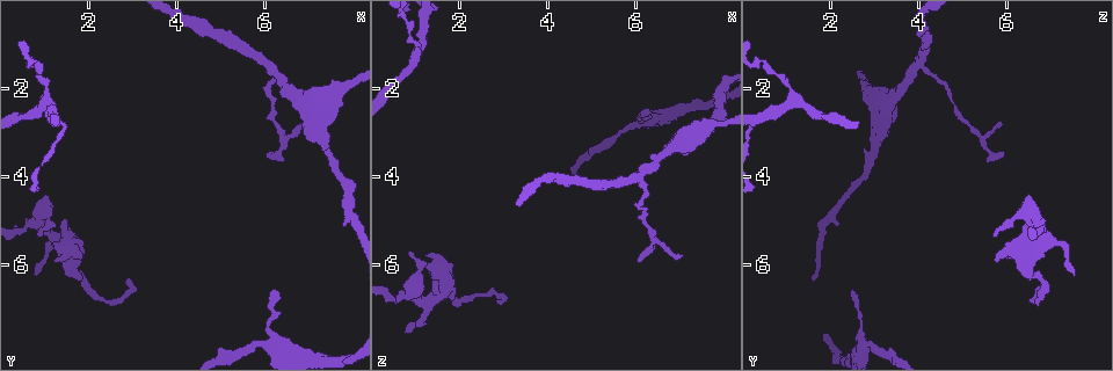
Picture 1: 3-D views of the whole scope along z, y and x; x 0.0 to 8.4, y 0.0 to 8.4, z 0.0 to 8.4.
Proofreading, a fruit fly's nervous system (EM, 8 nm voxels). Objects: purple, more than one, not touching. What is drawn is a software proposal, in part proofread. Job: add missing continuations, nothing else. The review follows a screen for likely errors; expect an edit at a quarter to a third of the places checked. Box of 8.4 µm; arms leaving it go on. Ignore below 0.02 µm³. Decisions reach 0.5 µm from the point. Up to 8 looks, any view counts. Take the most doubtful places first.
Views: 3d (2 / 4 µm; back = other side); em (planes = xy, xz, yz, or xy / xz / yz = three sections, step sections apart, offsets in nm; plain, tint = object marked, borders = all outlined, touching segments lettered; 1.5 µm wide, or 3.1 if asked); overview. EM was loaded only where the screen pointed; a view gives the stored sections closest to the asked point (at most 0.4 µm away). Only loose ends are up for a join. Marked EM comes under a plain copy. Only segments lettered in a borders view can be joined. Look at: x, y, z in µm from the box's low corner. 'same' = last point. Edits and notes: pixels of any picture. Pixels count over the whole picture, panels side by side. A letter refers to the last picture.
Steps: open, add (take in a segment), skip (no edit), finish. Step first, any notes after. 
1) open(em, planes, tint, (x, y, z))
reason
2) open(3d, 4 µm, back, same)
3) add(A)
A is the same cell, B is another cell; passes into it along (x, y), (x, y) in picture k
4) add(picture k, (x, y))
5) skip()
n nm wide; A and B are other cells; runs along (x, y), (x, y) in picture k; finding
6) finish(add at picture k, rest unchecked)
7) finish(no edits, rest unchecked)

open(3d, 2 µm, back, (1.35, 4.95, 6.55))
free end

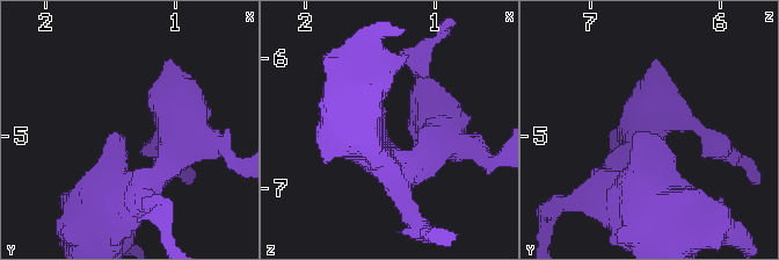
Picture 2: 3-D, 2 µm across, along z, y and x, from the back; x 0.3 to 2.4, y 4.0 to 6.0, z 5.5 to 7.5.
open(em, planes, tint, (1.40, 4.96, 6.56))
shape alone is not enough

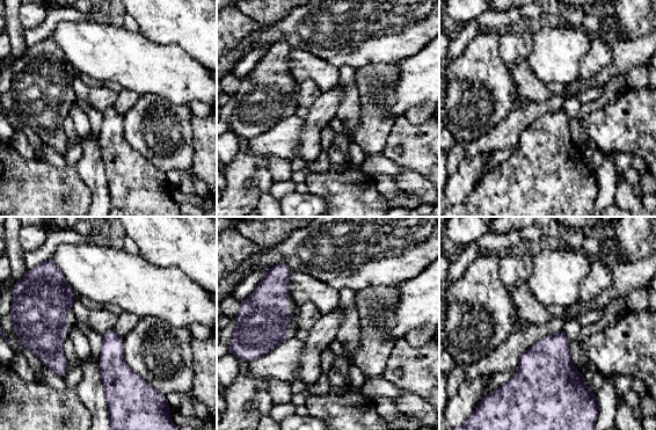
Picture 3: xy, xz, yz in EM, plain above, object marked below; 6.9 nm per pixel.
open(em, planes, borders, same)
what lies round it

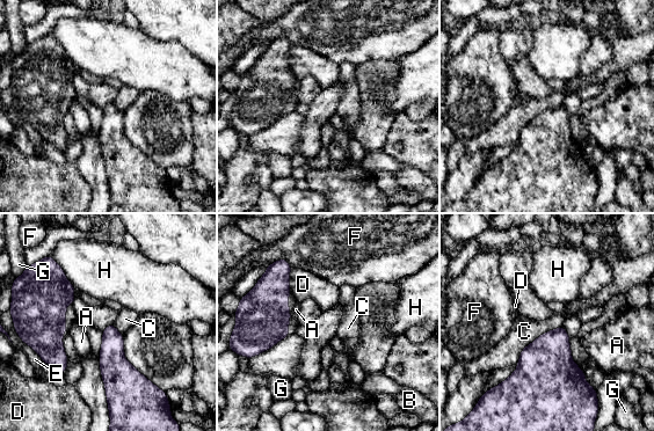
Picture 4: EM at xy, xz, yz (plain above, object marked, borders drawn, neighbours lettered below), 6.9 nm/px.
skip()
A, B, C, D, E, F, G and H are other cells; border along (562, 324), (528, 344), (516, 364) in picture 4; none of them fits

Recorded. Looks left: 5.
open(3d, 2 µm, (6.00, 3.45, 6.00))
an open end

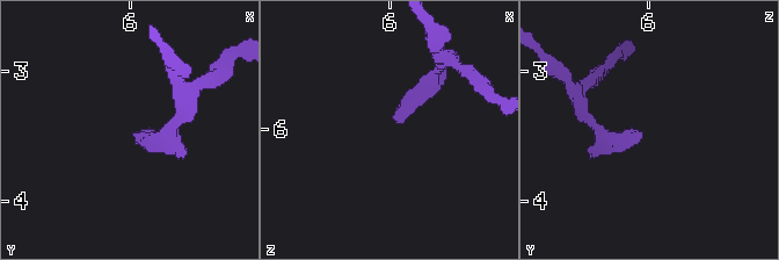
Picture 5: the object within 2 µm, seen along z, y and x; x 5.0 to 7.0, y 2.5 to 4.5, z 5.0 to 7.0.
open(em, planes, borders, (6.04, 3.48, 5.92))
now the EM

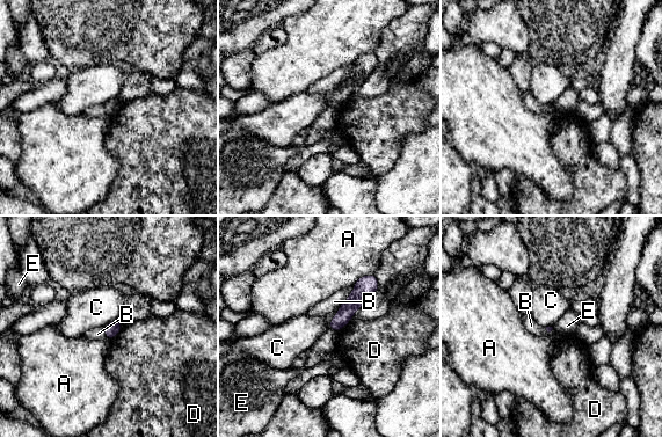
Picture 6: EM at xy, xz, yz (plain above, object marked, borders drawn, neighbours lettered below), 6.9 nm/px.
skip()
B touches over 190 nm; A, B, C, D and E are other cells; border along (340, 307), (328, 328) in picture 6; no lettered segment goes on from it

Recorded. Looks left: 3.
open(3d, 2 µm, (2.95, 6.25, 6.85))
branch stops here

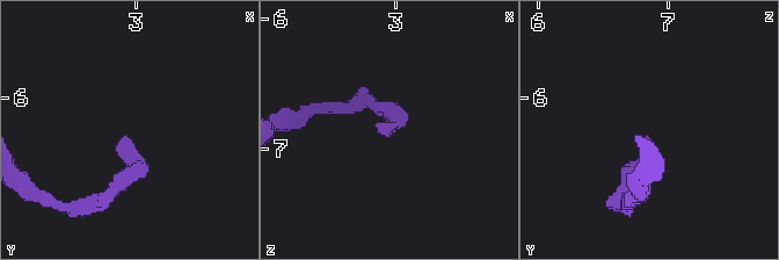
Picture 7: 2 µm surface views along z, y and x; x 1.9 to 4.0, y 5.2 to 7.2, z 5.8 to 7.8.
open(em, planes, borders, (2.92, 6.32, 6.78))
need the tissue

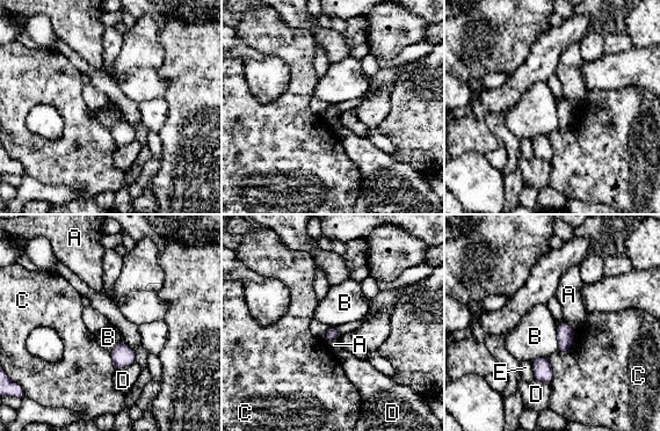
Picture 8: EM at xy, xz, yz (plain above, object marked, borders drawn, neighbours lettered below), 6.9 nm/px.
skip()
A, B, C, D and E are other cells; border along (556, 326), (558, 350) in picture 8; none of them fits

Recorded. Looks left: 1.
finish(no edits, rest unchecked)

